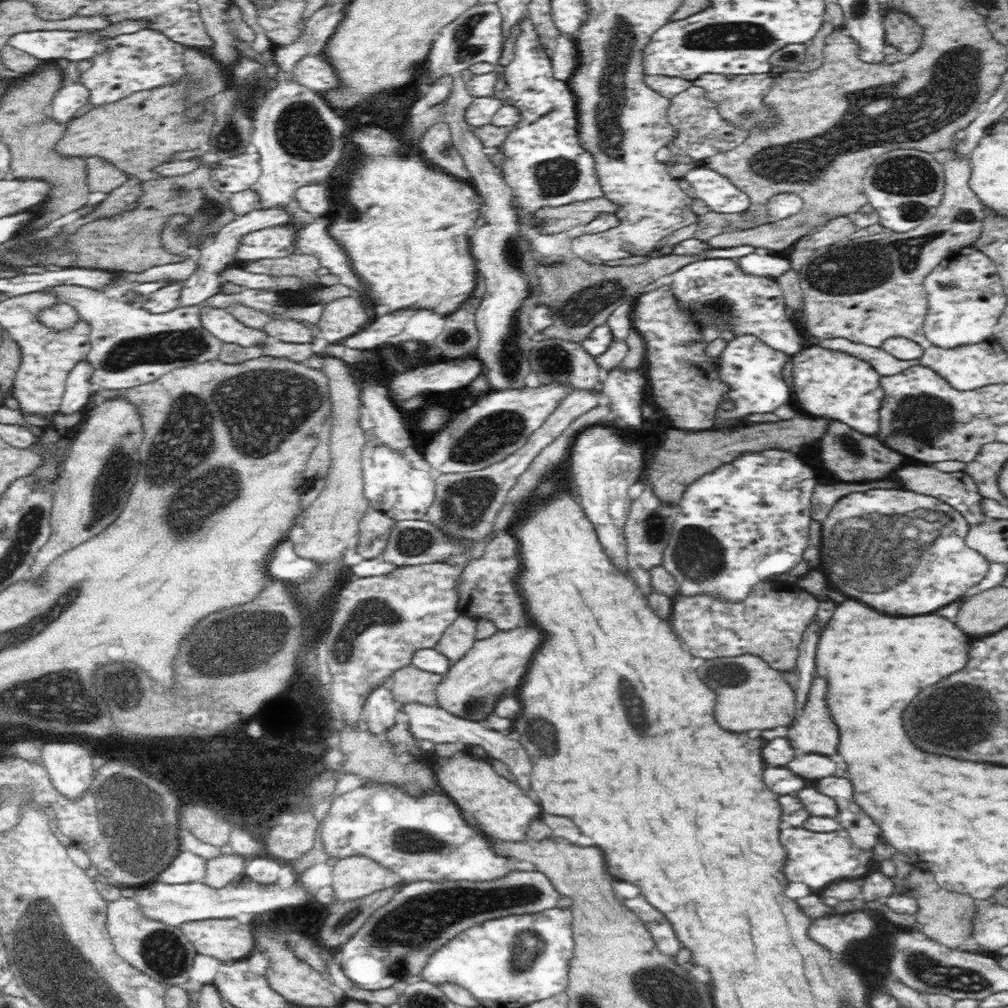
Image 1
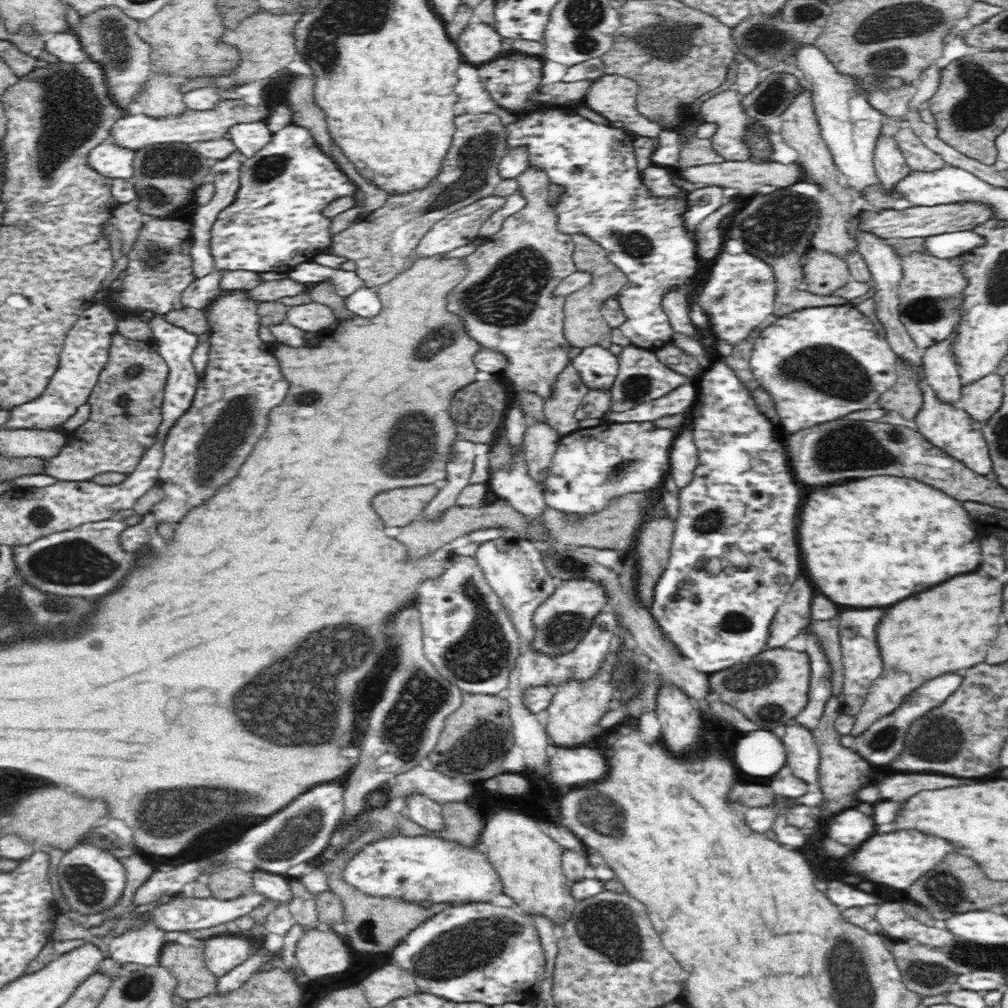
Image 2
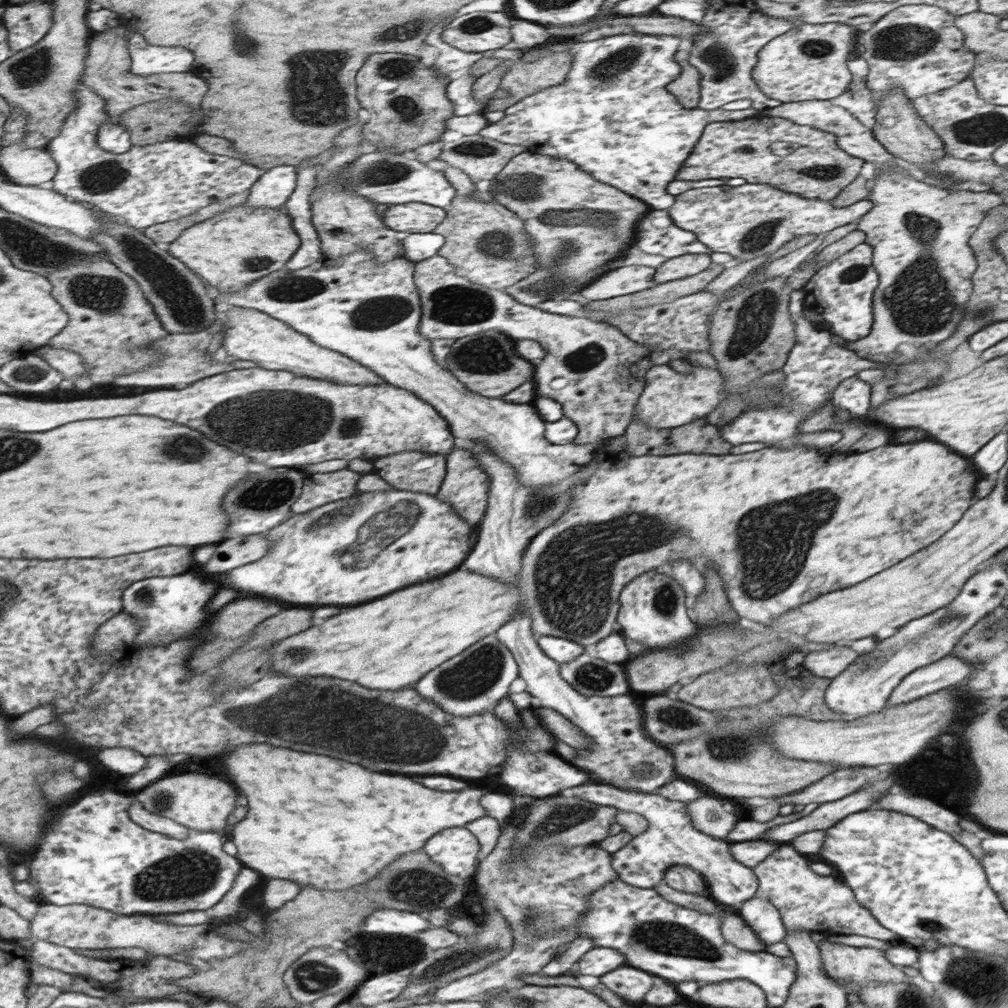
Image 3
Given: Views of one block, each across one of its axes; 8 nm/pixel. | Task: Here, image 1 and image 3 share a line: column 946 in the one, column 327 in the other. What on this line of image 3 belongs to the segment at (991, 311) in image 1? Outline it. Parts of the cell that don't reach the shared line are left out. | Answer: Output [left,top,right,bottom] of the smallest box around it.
[204,249,600,488]

